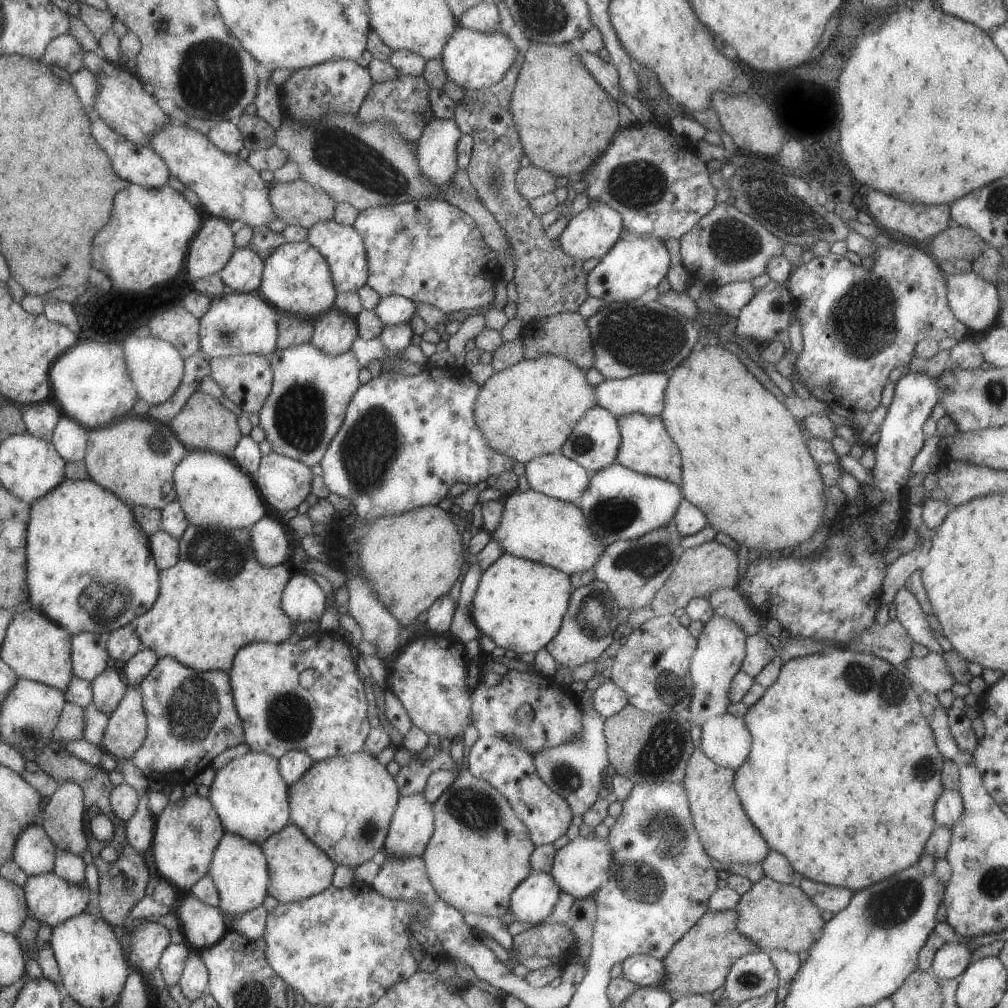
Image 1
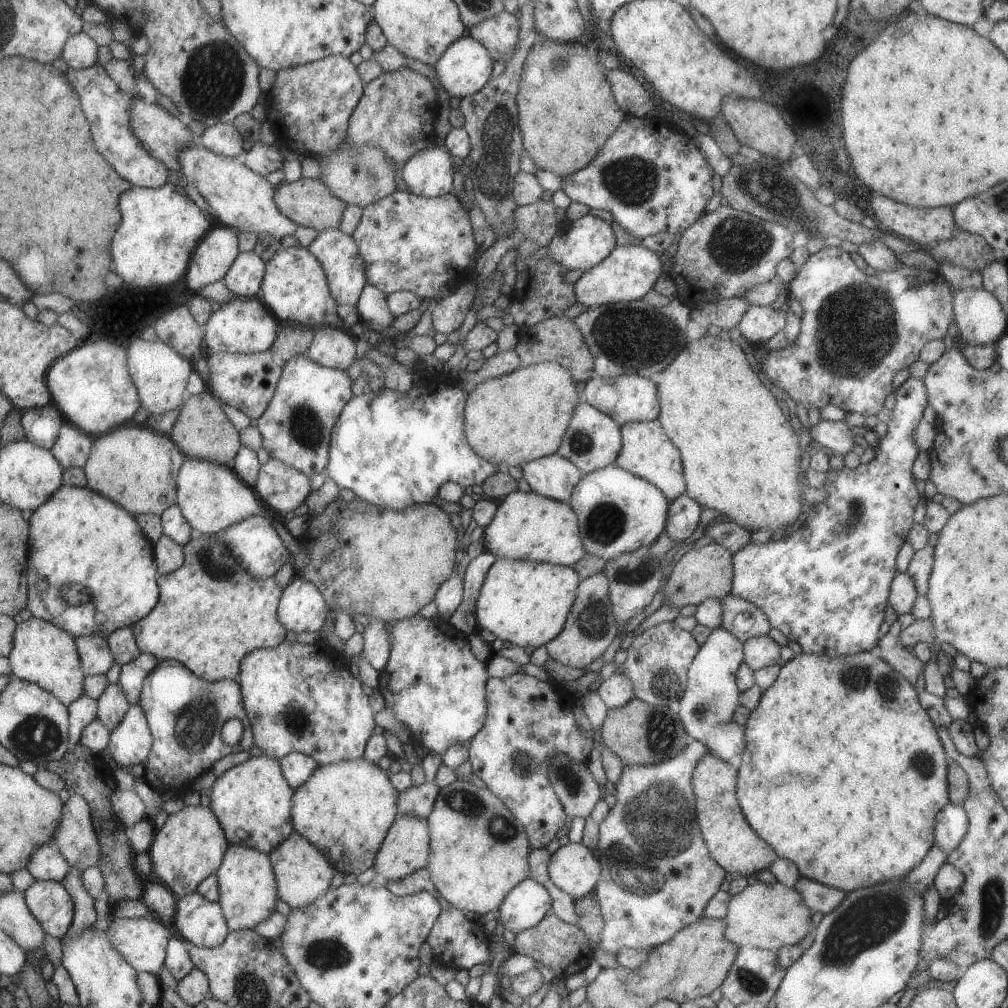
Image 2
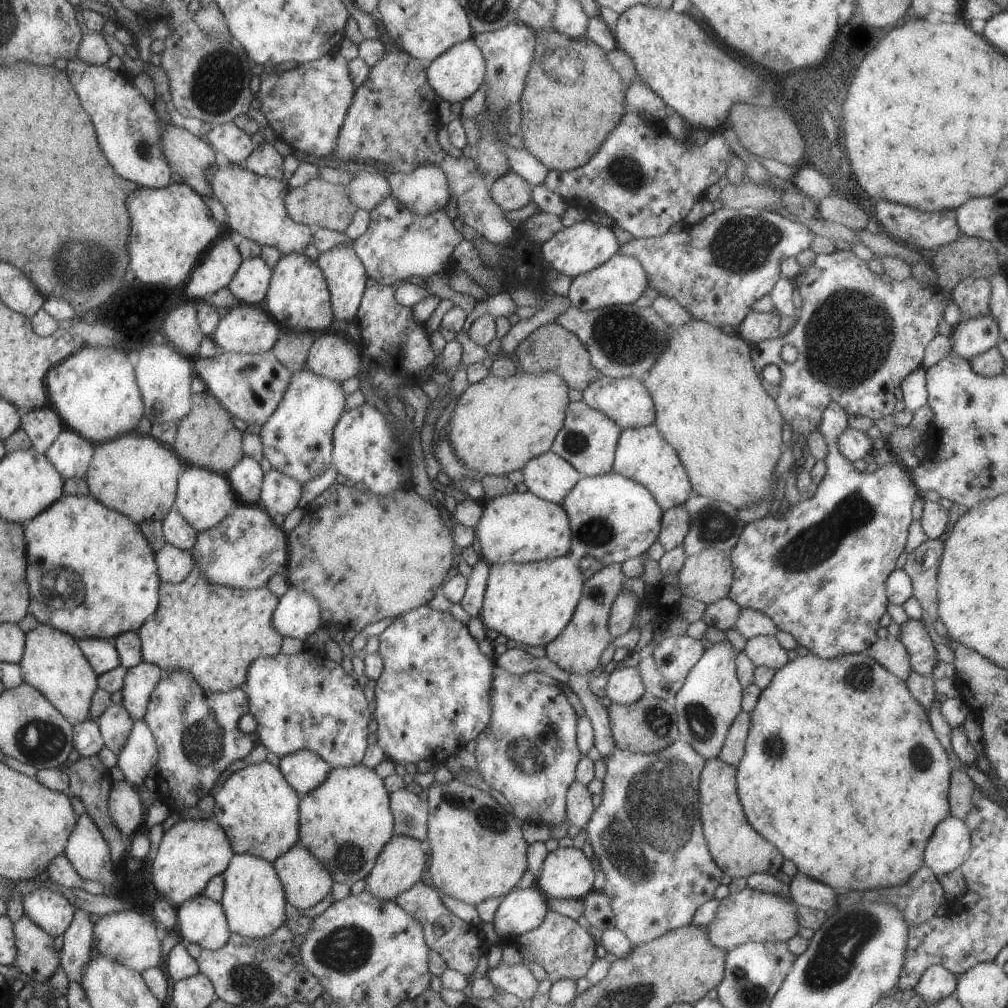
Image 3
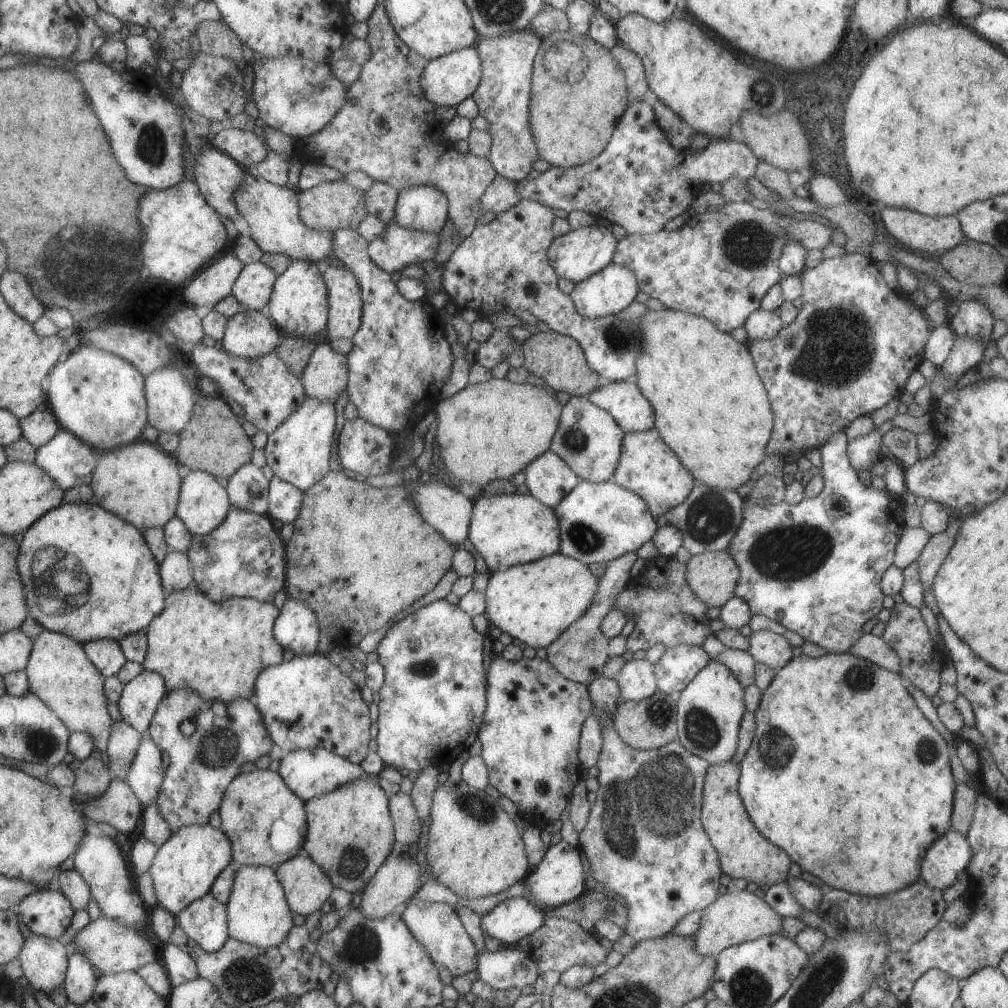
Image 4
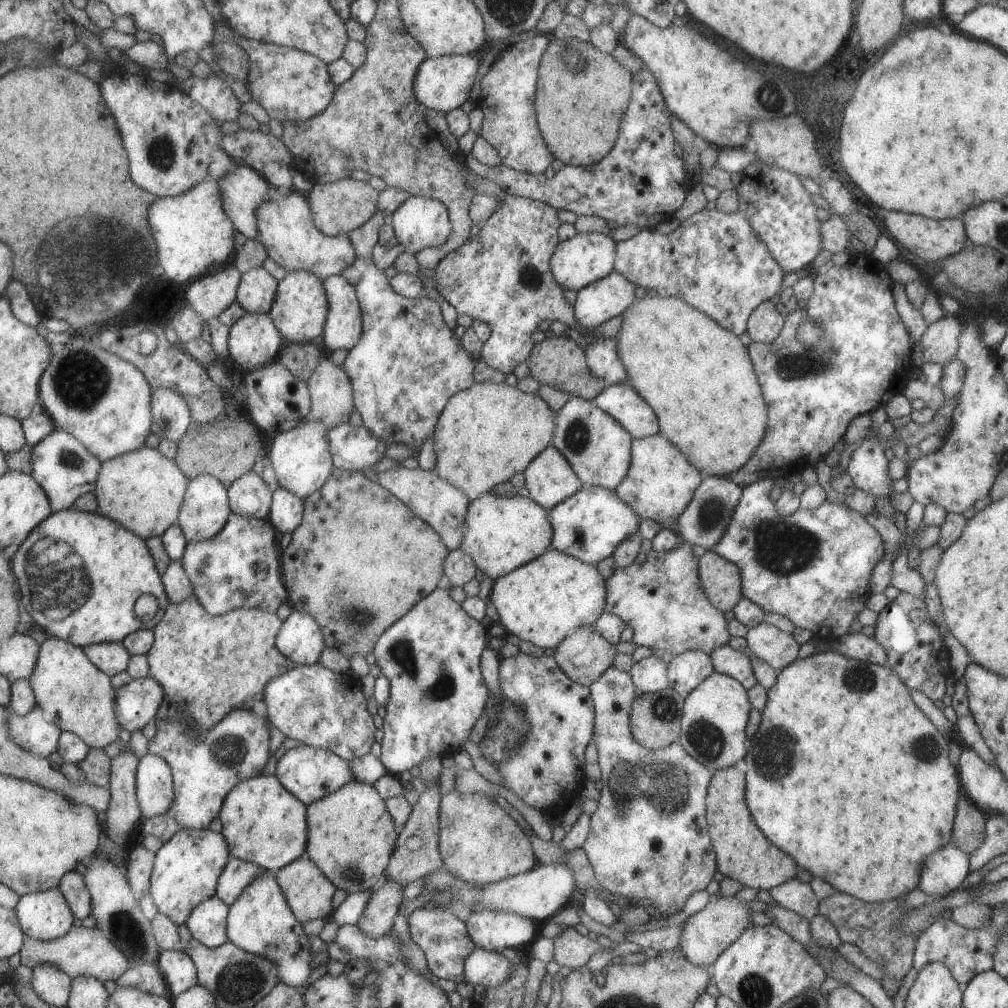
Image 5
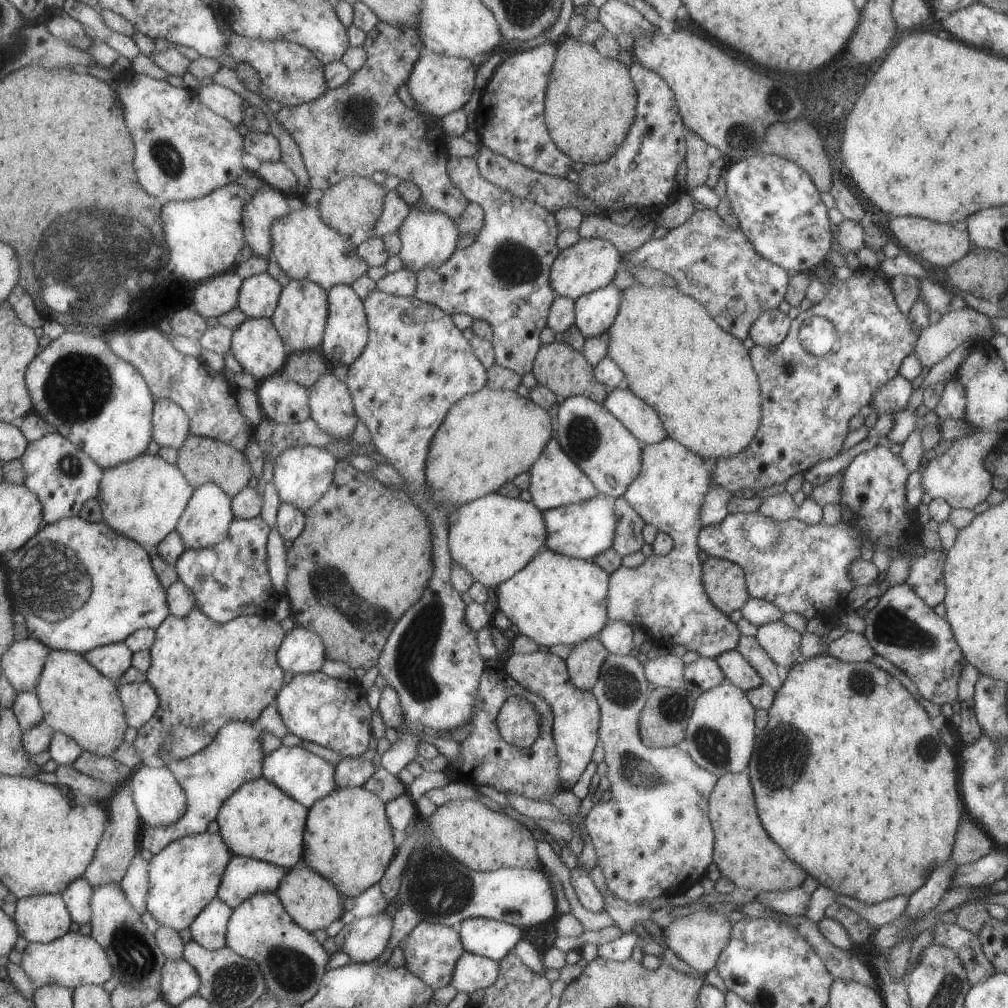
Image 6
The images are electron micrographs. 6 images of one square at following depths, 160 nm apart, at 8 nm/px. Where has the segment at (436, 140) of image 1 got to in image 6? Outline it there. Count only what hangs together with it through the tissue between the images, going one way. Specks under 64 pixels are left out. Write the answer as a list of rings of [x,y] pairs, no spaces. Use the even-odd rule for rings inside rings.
[[[410,208],[407,218],[403,219],[397,230],[400,238],[398,257],[407,269],[414,273],[423,267],[441,266],[455,250],[459,238],[456,224],[446,214],[439,211],[416,211]]]

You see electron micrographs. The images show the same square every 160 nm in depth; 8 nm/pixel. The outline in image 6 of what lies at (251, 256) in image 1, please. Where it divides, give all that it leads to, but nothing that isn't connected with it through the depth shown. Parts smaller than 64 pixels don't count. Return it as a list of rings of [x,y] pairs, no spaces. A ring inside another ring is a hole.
[[[266,272],[246,278],[240,284],[236,307],[249,318],[270,319],[282,286]]]

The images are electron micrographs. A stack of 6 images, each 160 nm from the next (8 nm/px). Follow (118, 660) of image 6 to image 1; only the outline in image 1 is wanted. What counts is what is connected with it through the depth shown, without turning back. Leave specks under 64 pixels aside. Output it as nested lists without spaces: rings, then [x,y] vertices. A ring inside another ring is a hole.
[[[79,633],[70,637],[70,661],[75,677],[92,681],[107,667],[108,652],[104,636]]]

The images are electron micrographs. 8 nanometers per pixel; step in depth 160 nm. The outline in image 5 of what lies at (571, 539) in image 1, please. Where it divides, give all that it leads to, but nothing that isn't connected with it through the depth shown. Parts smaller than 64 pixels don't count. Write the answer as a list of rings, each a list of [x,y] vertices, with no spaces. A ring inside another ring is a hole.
[[[493,492],[480,494],[468,503],[465,520],[467,530],[459,549],[472,558],[484,577],[492,581],[537,558],[550,546],[552,528],[547,511],[529,497],[505,498]]]

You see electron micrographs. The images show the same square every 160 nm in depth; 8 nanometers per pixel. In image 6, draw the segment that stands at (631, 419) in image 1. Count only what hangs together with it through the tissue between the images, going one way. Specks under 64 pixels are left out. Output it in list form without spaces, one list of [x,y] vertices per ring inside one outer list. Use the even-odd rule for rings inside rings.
[[[669,437],[658,443],[643,445],[641,462],[639,475],[625,489],[622,497],[637,511],[644,523],[651,524],[655,531],[668,534],[672,538],[673,548],[663,556],[651,554],[637,568],[620,566],[613,571],[608,578],[606,615],[611,621],[641,627],[652,642],[668,649],[679,644],[685,646],[686,650],[695,651],[696,656],[715,659],[719,653],[735,649],[740,636],[735,623],[713,606],[702,585],[702,564],[697,557],[700,548],[696,540],[702,527],[699,515],[703,495],[710,487],[709,469],[698,454]]]

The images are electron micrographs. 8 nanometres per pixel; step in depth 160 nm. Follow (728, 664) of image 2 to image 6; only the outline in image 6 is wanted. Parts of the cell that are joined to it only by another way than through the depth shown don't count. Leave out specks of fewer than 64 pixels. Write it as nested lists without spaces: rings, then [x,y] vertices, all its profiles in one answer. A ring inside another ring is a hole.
[[[724,680],[696,697],[682,747],[697,766],[716,777],[747,771],[755,742],[754,710],[745,693],[731,681]]]

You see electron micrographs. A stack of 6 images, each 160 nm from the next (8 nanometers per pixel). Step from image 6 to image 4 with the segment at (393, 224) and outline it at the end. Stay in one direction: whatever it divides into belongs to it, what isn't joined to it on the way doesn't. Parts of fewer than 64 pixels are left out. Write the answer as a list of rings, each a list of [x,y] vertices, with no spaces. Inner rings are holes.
[[[337,229],[332,232],[332,254],[353,273],[362,302],[361,324],[350,338],[352,347],[345,355],[348,366],[345,391],[359,418],[398,437],[405,430],[413,430],[415,424],[432,411],[440,399],[439,389],[451,372],[453,355],[449,351],[444,324],[436,308],[432,307],[425,296],[414,301],[403,298],[389,277],[390,274],[371,262],[367,245],[368,242],[356,230]]]

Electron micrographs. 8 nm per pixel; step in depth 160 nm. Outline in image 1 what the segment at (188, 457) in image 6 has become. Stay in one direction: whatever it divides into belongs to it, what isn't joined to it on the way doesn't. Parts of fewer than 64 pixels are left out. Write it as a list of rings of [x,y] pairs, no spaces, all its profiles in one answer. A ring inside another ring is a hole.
[[[197,390],[187,398],[182,409],[170,420],[169,427],[187,450],[211,451],[226,457],[242,437],[236,424],[236,416],[220,405],[216,398]]]

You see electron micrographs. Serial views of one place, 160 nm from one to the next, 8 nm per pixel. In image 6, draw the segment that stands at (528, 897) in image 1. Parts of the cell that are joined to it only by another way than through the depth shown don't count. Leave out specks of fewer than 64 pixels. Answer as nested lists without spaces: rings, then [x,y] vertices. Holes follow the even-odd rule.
[[[473,917],[458,924],[458,935],[465,952],[499,962],[521,939],[521,927],[493,919]]]

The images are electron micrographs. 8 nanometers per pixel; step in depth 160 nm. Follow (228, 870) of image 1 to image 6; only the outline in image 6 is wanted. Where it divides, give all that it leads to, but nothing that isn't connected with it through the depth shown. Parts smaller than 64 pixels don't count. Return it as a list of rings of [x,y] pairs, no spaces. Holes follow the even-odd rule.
[[[255,893],[233,909],[226,924],[226,946],[255,963],[267,993],[279,1002],[297,1006],[317,992],[328,960],[321,944],[288,917],[274,893]]]

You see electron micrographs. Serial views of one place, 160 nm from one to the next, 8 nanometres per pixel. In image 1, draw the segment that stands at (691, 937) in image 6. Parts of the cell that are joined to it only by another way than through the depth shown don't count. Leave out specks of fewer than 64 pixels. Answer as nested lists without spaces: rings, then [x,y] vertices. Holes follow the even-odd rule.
[[[765,875],[740,895],[735,910],[738,933],[753,941],[764,953],[771,949],[797,954],[807,951],[815,939],[819,938],[824,925],[821,911],[799,887],[778,883]]]

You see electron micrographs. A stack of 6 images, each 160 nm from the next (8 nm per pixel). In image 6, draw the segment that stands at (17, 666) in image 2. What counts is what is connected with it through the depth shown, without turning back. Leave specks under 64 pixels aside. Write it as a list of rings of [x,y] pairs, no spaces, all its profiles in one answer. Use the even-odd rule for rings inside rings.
[[[49,651],[36,684],[34,692],[42,710],[43,720],[54,731],[62,732],[72,738],[83,751],[98,757],[109,757],[123,743],[123,733],[128,724],[124,717],[124,708],[118,695],[118,687],[93,668],[84,655],[73,651]]]

